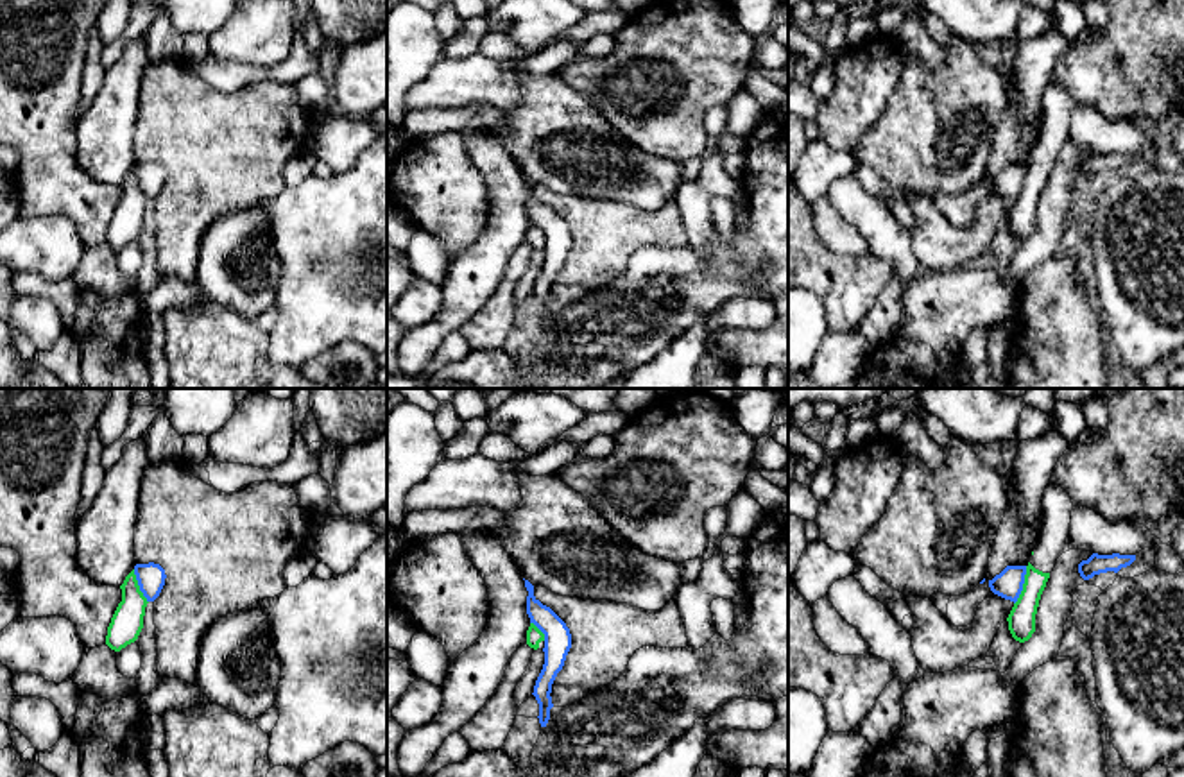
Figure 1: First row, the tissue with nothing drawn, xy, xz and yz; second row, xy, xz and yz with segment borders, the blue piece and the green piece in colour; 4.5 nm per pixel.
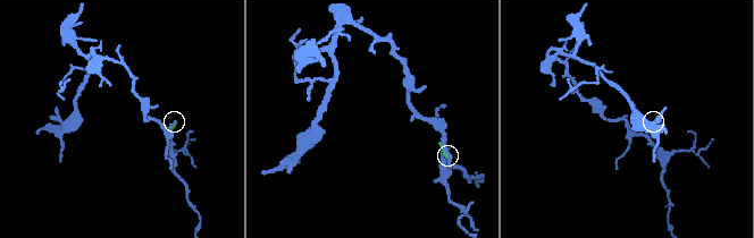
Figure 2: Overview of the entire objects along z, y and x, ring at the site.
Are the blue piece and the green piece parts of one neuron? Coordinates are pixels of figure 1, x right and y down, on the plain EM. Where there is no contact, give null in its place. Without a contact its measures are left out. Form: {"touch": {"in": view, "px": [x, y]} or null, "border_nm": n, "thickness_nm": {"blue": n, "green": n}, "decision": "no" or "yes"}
{"touch": {"in": "yz", "px": [1021, 185]}, "border_nm": 190, "thickness_nm": {"blue": 130, "green": 130}, "decision": "no"}

